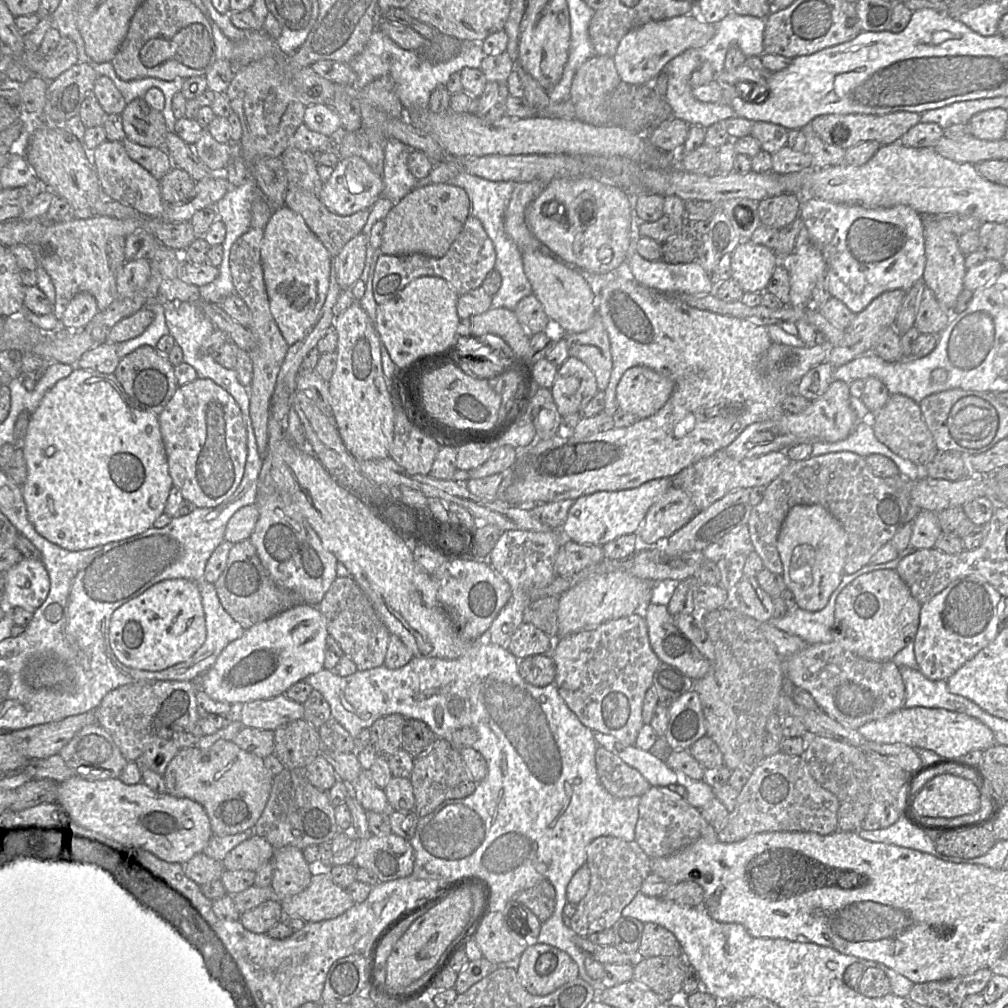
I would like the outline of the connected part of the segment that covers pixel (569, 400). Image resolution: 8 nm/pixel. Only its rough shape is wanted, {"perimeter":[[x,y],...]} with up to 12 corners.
{"perimeter":[[569,357],[551,393],[561,417],[598,393],[593,371]]}

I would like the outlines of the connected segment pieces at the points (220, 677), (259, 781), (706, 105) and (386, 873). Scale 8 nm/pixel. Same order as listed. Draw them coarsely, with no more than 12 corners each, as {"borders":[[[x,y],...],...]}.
{"borders":[[[303,603],[245,630],[202,677],[212,699],[270,699],[324,668]],[[234,741],[183,748],[167,793],[215,836],[254,830],[274,776]],[[689,48],[664,68],[673,117],[703,128],[735,117],[725,103],[702,102],[690,78],[700,64]],[[394,834],[358,840],[353,864],[379,882],[409,876],[411,842]]]}

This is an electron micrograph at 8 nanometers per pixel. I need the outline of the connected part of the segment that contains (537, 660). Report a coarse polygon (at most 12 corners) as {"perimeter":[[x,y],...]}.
{"perimeter":[[549,653],[520,659],[527,683],[553,683],[556,666]]}

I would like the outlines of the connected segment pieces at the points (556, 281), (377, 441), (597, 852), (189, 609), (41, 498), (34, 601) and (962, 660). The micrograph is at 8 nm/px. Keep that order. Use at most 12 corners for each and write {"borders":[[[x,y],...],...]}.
{"borders":[[[540,250],[522,252],[558,334],[588,330],[597,285]],[[354,302],[334,319],[328,385],[356,461],[389,457],[392,384],[374,323]],[[634,840],[589,843],[589,888],[570,918],[580,936],[611,929],[651,873]],[[161,581],[117,608],[127,667],[162,671],[206,640],[198,584]],[[78,366],[44,395],[22,492],[81,551],[154,527],[158,415]],[[24,557],[5,572],[4,605],[36,610],[49,573]],[[967,576],[923,604],[920,672],[947,680],[1000,632],[1004,597]]]}

